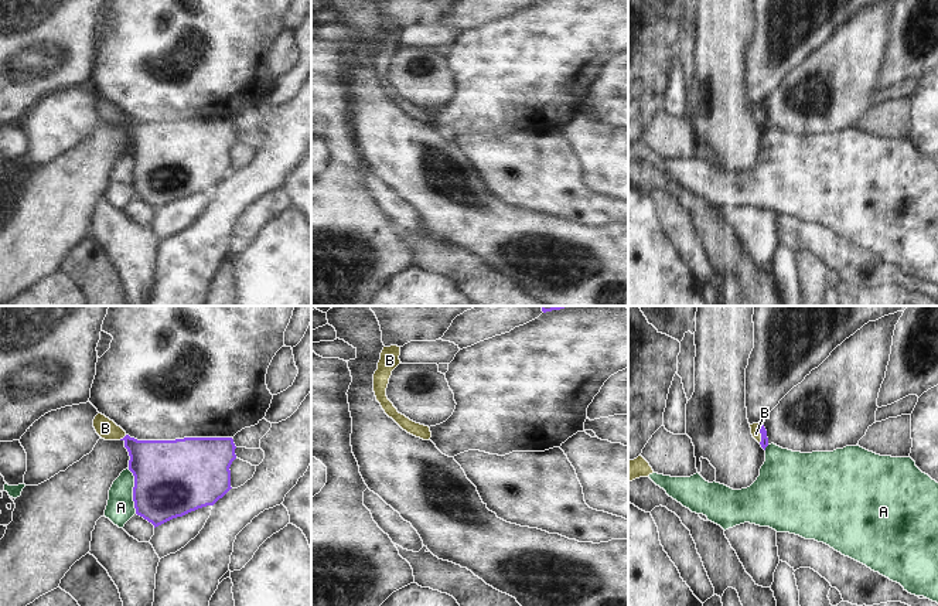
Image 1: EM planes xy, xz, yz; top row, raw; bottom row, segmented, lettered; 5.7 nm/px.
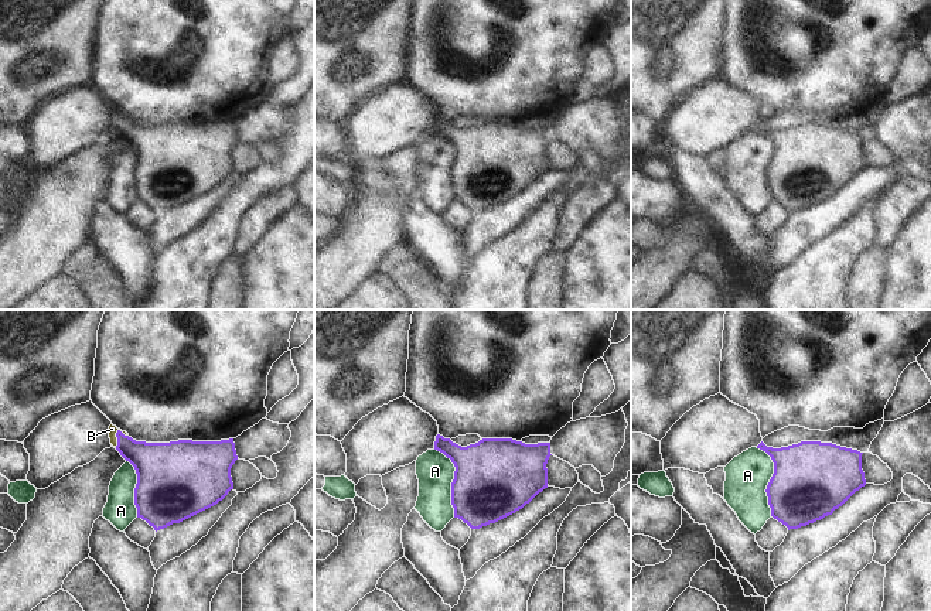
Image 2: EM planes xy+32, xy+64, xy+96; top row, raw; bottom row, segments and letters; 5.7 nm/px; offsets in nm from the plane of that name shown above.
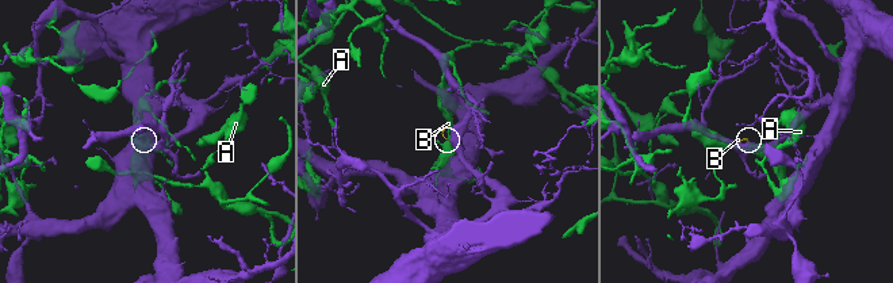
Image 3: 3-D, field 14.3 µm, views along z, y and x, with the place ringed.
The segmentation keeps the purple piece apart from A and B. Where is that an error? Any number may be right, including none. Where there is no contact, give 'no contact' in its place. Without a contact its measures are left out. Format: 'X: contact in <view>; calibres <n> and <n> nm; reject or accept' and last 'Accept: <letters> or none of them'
A: contact in xy; calibres 440 and 160 nm; reject
B: contact in yz; calibres 50 and 50 nm; accept
Accept: B

